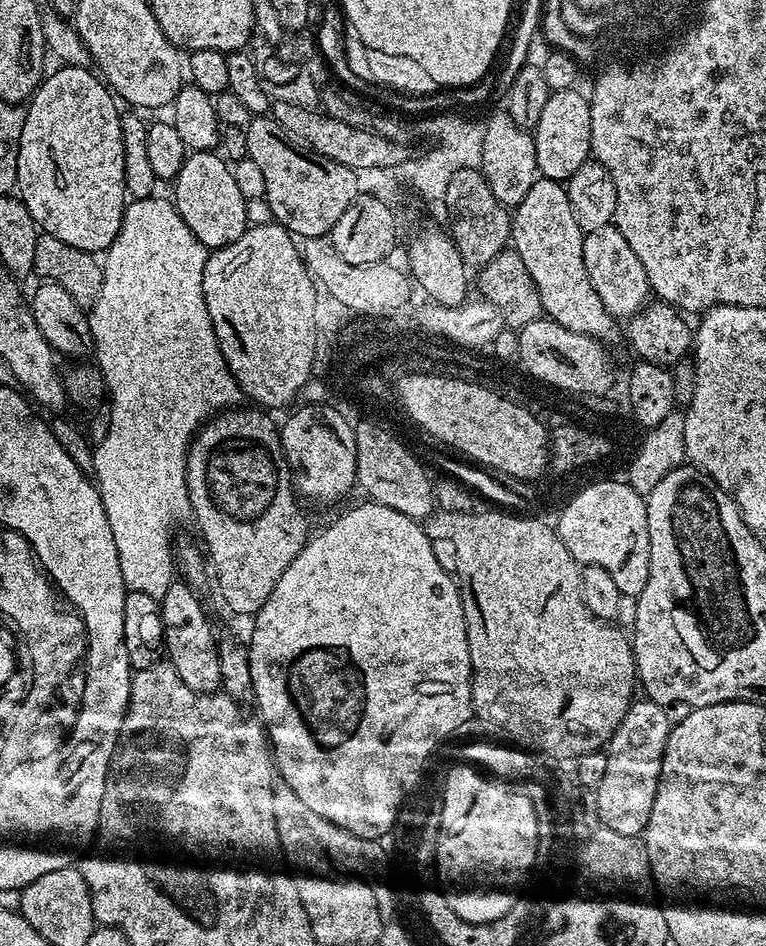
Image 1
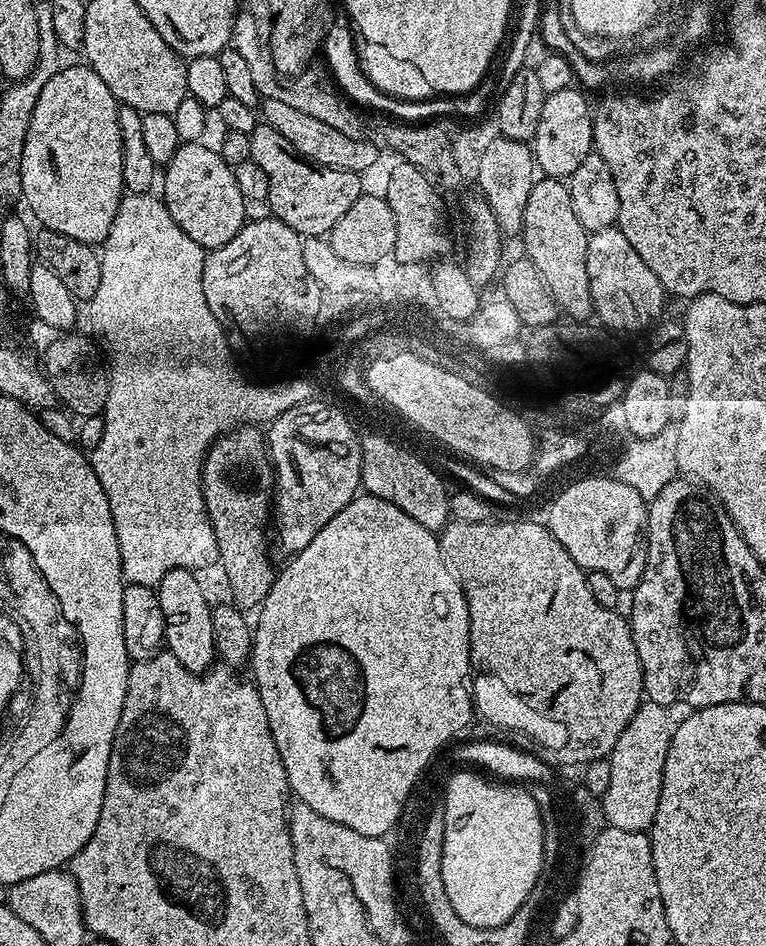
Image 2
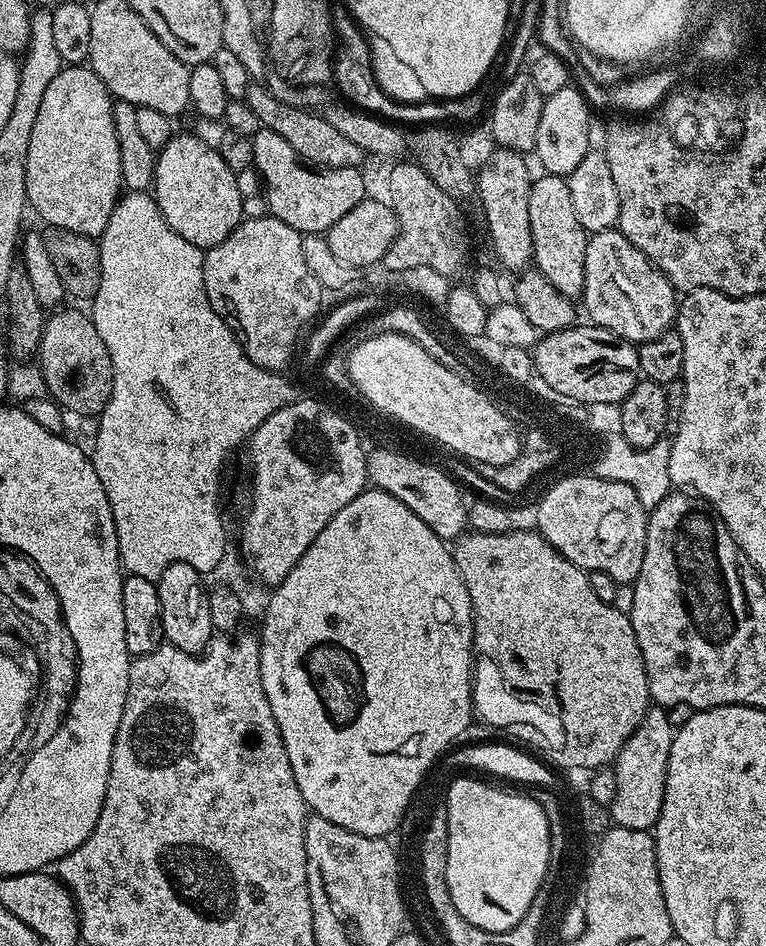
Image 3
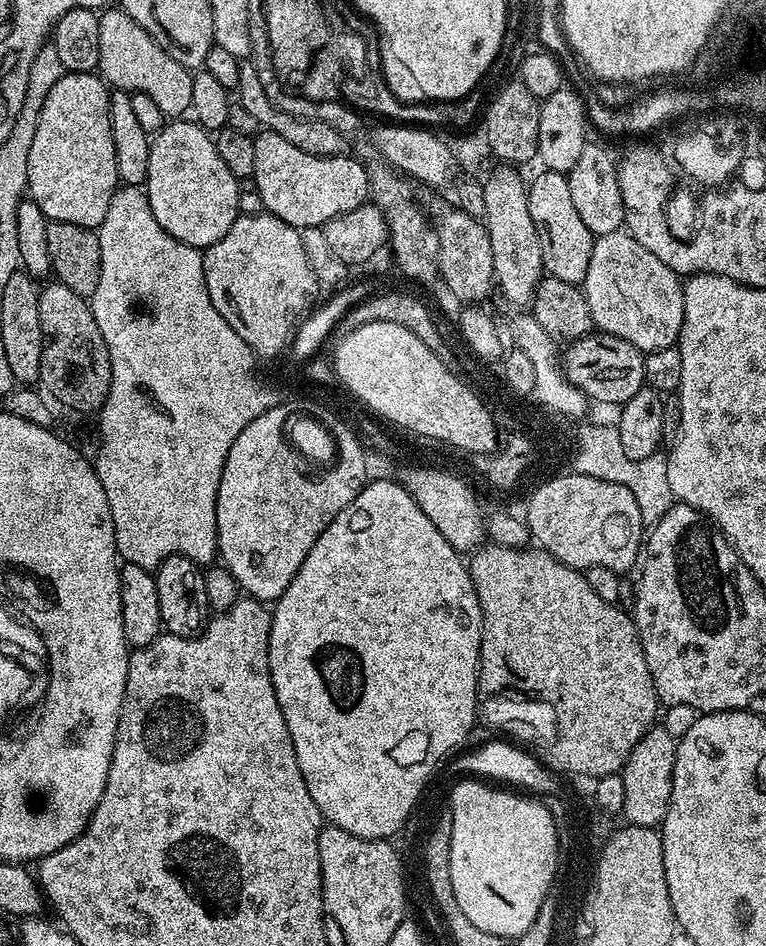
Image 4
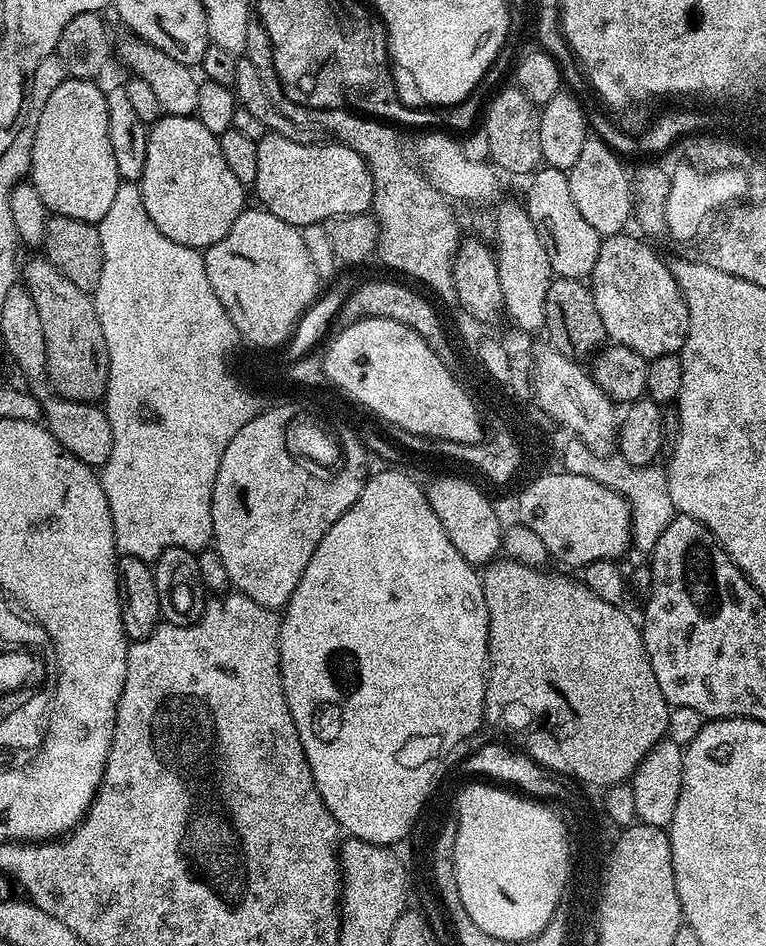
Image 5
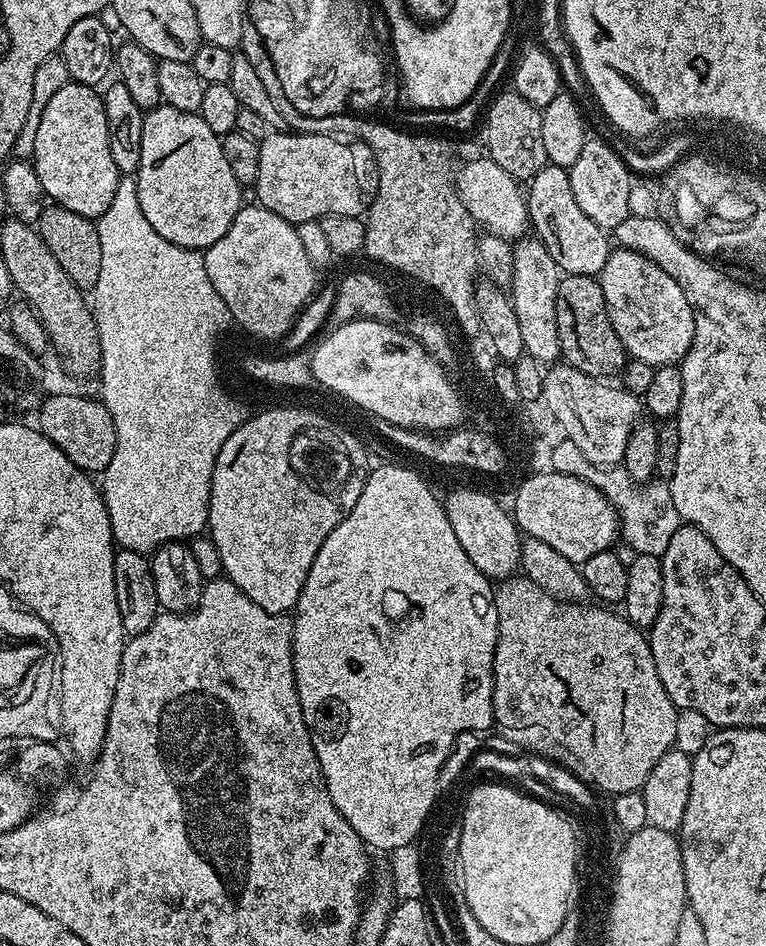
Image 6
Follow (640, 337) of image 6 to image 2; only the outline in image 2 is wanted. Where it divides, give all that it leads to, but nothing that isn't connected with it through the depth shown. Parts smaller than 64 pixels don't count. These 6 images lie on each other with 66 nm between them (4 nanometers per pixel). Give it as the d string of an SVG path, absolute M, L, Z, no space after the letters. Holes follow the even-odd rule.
M613 226L589 235L586 274L590 274L593 313L597 317L600 315L599 323L605 329L643 333L665 315L666 293L662 282L658 282L658 274L654 274L654 270L650 270L650 266L638 258L638 250L626 242L626 234L622 234L619 227Z

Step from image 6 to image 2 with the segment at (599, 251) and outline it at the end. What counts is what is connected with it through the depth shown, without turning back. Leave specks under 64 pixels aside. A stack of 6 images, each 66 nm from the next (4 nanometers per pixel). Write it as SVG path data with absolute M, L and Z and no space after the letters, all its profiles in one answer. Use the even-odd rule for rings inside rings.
M540 178L532 185L519 235L524 236L523 255L532 263L534 270L538 270L557 309L576 322L591 317L593 310L590 274L586 274L589 233L585 232L582 222L578 222L574 206L570 206L568 186L563 179Z

